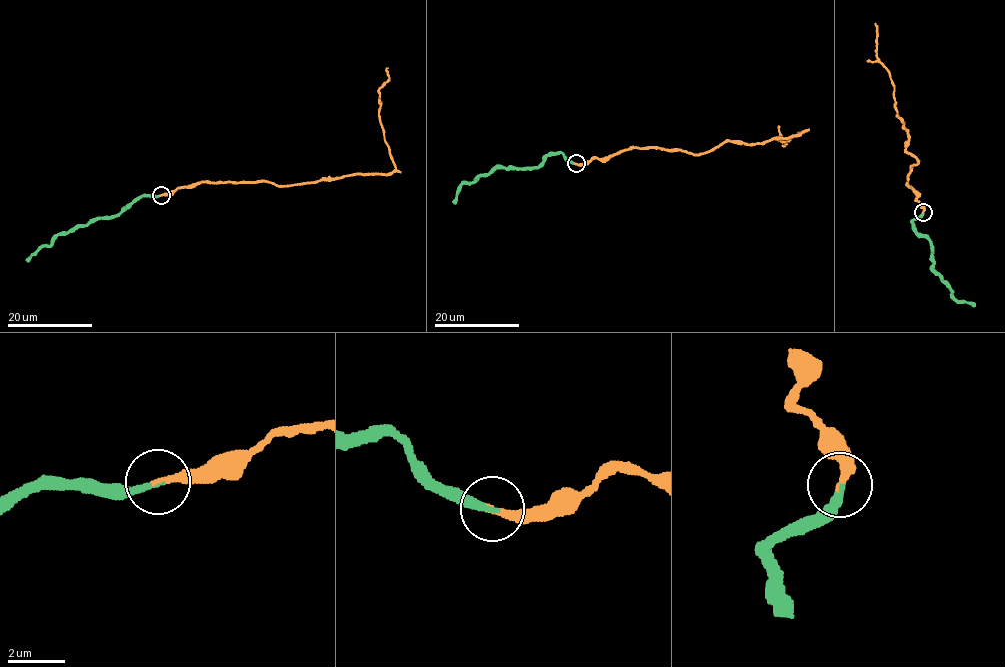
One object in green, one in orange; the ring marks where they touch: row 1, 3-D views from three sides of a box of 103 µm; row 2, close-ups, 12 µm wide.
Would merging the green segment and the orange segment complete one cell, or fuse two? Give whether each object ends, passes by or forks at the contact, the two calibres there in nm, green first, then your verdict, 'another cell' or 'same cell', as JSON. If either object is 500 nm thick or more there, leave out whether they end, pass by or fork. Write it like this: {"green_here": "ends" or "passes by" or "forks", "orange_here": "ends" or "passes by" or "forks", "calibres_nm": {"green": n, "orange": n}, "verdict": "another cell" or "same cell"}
{"green_here": "ends", "orange_here": "ends", "calibres_nm": {"green": 220, "orange": 280}, "verdict": "same cell"}

